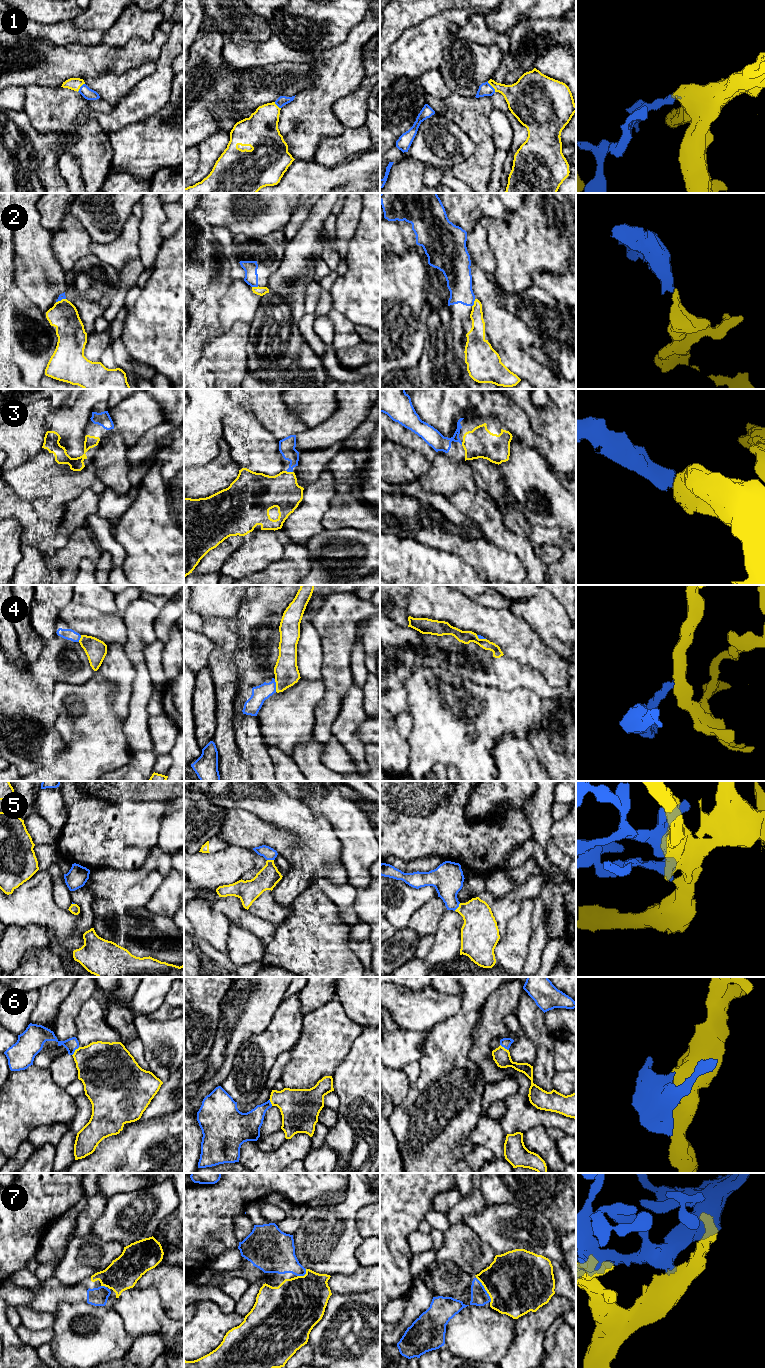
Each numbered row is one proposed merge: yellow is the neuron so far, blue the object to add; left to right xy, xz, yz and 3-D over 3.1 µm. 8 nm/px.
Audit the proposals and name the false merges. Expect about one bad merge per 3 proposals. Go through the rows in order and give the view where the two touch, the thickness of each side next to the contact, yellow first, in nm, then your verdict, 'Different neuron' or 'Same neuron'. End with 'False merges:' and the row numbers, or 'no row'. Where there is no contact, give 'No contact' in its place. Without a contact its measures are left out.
1: Touches yellow in yz. Thickness 240 nm (yellow) against 110 nm. Same neuron
2: Touches yellow in yz. Thickness 130 nm (yellow) against 200 nm. Different neuron
3: Touches yellow in xz. Thickness 280 nm (yellow) against 130 nm. Same neuron
4: Touches yellow in xz. Thickness 190 nm (yellow) against 130 nm. Different neuron
5: Touches yellow in yz. Thickness 280 nm (yellow) against 240 nm. Same neuron
6: Touches yellow in xy. Thickness 400 nm (yellow) against 110 nm. Same neuron
7: Touches yellow in yz. Thickness 480 nm (yellow) against 140 nm. Same neuron
False merges: 2, 4

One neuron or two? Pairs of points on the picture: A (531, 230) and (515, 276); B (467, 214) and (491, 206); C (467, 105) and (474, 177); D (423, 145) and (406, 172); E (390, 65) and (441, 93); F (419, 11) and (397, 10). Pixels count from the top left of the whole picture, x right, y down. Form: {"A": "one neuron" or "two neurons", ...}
{"A": "one neuron", "B": "one neuron", "C": "one neuron", "D": "two neurons", "E": "two neurons", "F": "one neuron"}

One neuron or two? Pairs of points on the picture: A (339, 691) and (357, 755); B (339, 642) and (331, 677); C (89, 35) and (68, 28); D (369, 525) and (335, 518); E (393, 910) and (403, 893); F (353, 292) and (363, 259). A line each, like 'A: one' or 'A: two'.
A: two
B: one
C: one
D: one
E: one
F: one

